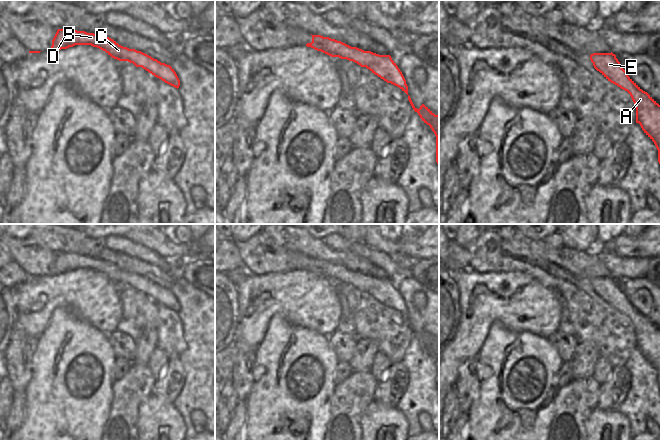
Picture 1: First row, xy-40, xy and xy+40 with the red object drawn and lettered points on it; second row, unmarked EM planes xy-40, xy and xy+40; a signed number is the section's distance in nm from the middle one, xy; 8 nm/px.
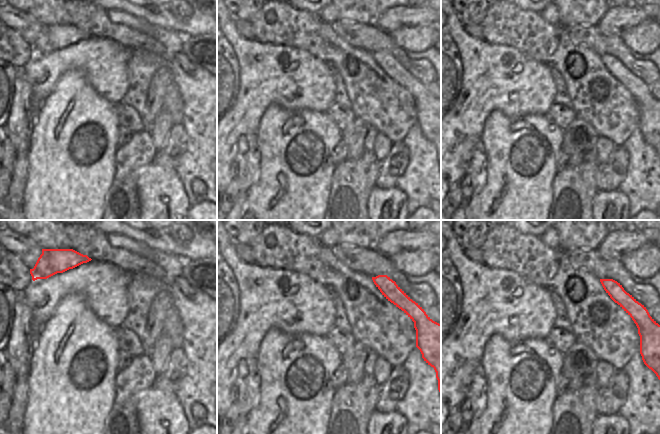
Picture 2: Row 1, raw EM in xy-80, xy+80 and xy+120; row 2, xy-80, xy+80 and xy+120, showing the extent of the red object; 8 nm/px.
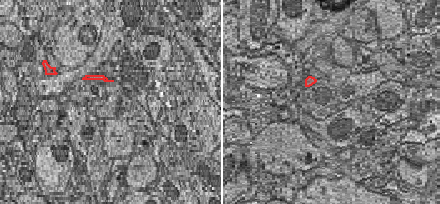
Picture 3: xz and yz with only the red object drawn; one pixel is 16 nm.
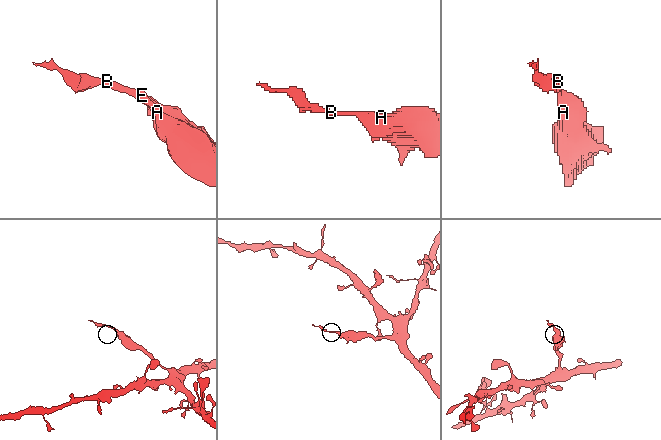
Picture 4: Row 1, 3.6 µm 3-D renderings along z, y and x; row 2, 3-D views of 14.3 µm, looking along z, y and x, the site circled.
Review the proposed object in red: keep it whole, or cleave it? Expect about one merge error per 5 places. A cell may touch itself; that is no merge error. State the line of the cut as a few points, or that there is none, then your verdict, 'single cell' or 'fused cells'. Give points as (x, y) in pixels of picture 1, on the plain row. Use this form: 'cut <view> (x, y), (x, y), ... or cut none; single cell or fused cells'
cut xy (376, 278), (376, 281), (365, 290); fused cells

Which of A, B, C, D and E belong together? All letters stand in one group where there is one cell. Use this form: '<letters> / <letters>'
A E / B C D

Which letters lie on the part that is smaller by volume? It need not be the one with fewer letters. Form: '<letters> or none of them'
B, C, D

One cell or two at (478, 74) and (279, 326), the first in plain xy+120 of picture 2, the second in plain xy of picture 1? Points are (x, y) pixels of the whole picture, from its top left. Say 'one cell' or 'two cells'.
two cells

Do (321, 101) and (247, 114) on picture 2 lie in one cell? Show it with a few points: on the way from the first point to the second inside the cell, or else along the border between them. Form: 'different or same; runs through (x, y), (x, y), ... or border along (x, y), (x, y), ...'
same; runs through (303, 85), (276, 85), (265, 96)

